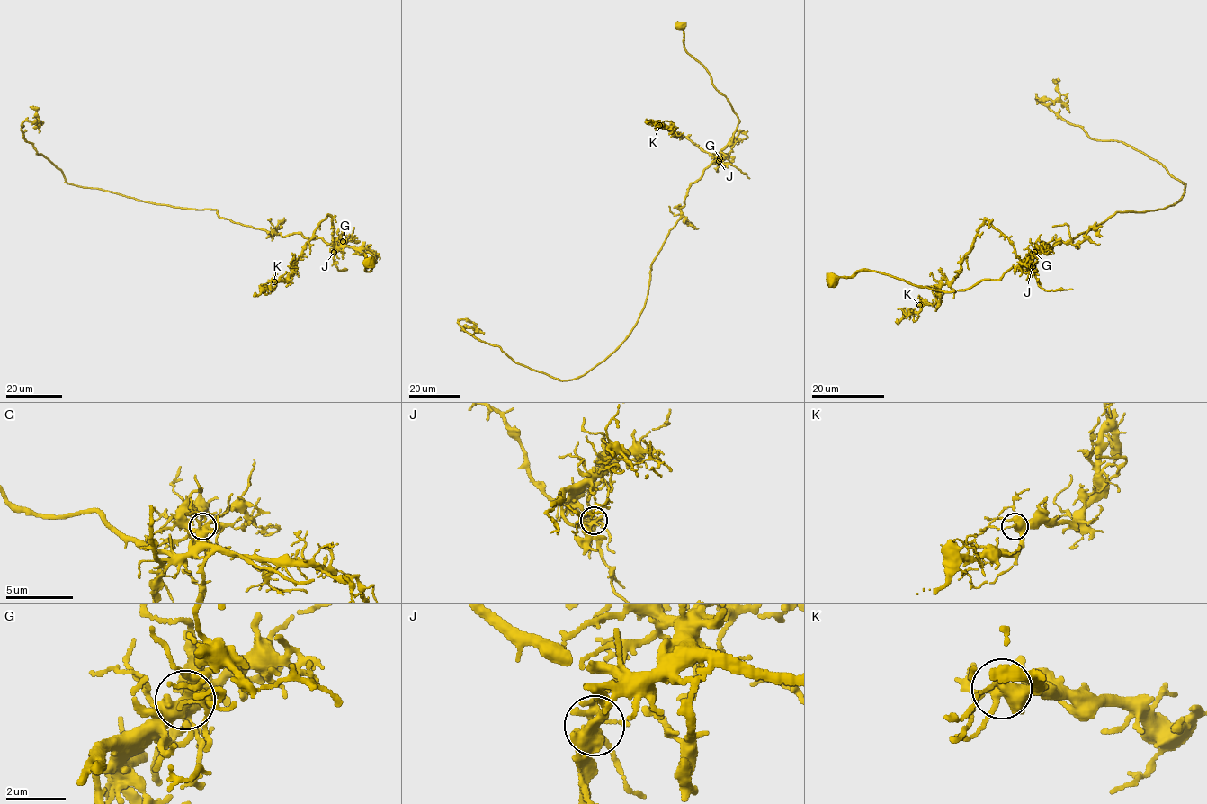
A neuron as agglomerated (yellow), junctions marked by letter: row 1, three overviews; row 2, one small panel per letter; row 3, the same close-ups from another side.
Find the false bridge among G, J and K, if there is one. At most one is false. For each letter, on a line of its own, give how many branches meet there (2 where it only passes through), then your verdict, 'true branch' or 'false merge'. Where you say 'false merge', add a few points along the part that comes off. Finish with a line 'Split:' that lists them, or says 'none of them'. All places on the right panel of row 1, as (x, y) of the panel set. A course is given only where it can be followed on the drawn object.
G: 7 | true branch
J: 6 | false merge | (1032, 266), (1015, 254), (1007, 236), (985, 219), (954, 280), (942, 281), (934, 303), (905, 314), (897, 323)
K: 6 | true branch
Split: J

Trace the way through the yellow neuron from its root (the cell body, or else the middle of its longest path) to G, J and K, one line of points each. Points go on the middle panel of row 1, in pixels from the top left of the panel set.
G: (680, 26), (685, 50), (705, 68), (711, 84), (726, 96), (738, 120), (732, 138), (719, 152), (719, 158)
J: (680, 26), (685, 50), (705, 68), (711, 84), (726, 96), (738, 120), (732, 138), (717, 156), (719, 161)
K: (680, 26), (685, 50), (705, 68), (738, 122), (715, 156), (659, 125)

